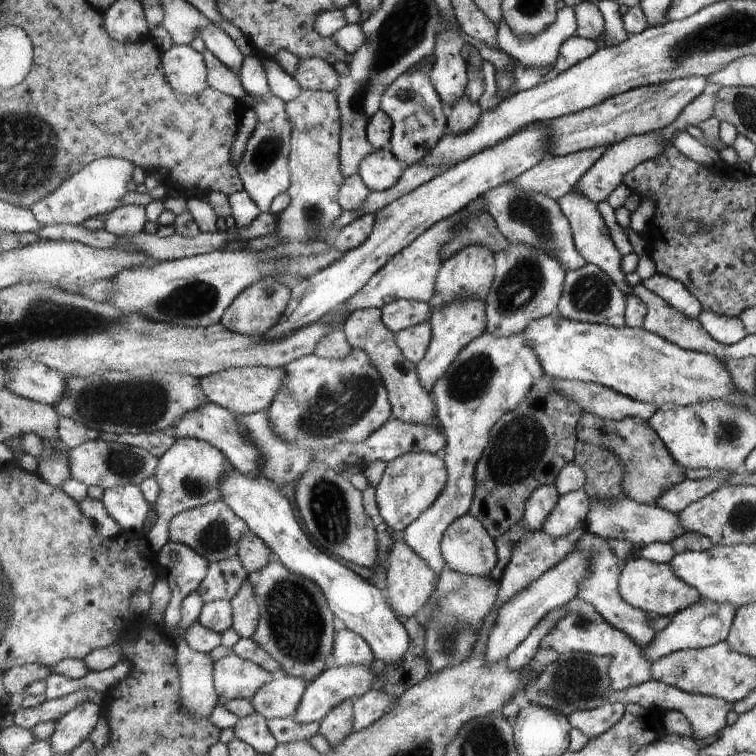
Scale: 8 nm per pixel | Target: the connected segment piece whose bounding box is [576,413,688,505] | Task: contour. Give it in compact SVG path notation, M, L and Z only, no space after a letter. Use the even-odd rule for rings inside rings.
M583 413L576 426L576 433L578 440L607 448L609 452L619 456L619 460L623 460L623 464L627 466L627 478L623 480L623 492L633 500L639 501L639 504L657 505L669 488L687 480L688 470L671 456L666 444L648 420L626 418L617 422L616 420L603 420L595 414Z

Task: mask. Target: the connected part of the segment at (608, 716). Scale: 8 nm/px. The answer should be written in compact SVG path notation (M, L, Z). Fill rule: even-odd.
M605 703L601 708L574 712L569 722L572 728L578 728L594 739L610 731L626 715L626 705L620 703Z

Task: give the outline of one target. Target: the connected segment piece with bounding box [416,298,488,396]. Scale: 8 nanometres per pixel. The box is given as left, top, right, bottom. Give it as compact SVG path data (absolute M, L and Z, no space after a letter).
M465 298L453 302L449 308L432 308L431 326L434 329L430 350L425 358L416 365L419 373L419 380L422 381L423 388L427 389L427 394L433 396L435 384L447 376L447 372L454 366L459 354L471 344L472 340L477 340L479 336L486 332L487 328L487 303L481 298Z

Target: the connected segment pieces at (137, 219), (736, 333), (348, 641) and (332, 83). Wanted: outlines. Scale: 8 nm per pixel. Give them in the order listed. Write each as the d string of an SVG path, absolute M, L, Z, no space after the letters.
M123 205L106 218L105 229L120 237L142 233L148 221L146 206L143 205Z
M701 309L698 319L701 328L719 344L731 346L745 338L745 329L737 317L719 316L711 310Z
M351 629L336 632L335 646L335 665L339 667L368 666L376 658L367 640Z
M310 58L299 61L299 70L294 79L305 90L333 93L341 82L339 77L337 70L323 58Z

